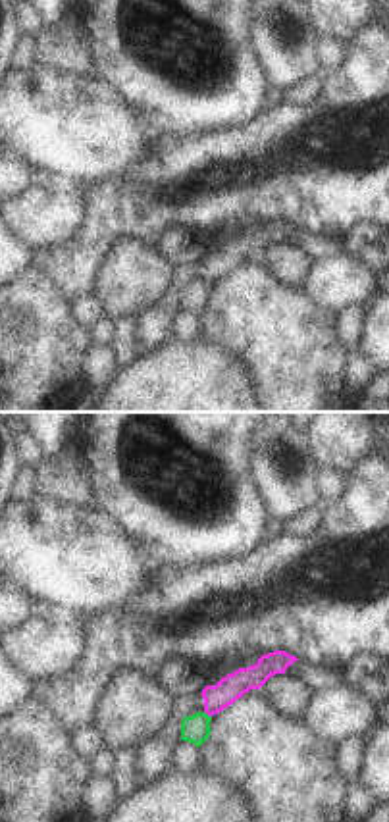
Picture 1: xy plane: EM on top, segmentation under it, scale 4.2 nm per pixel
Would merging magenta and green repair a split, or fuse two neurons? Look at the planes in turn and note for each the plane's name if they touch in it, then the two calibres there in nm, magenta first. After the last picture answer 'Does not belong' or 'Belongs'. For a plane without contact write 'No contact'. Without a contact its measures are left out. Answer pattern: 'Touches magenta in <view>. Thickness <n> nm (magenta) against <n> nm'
Touches magenta in xy. Thickness 110 nm (magenta) against 120 nm

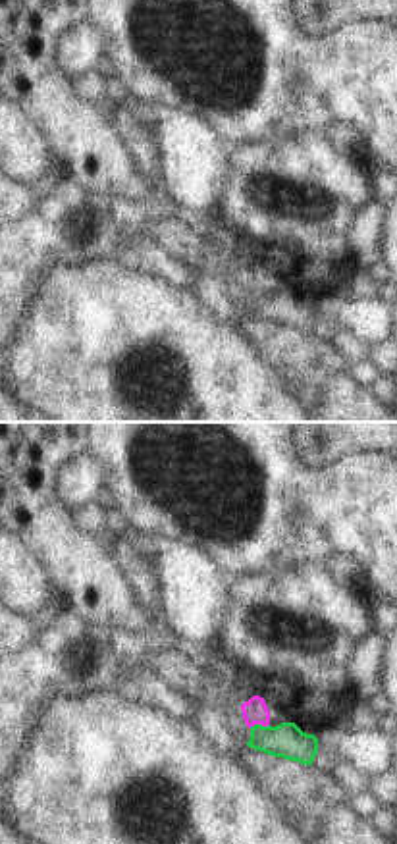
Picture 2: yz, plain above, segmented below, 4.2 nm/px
Touches magenta in yz. Thickness 110 nm (magenta) against 150 nm

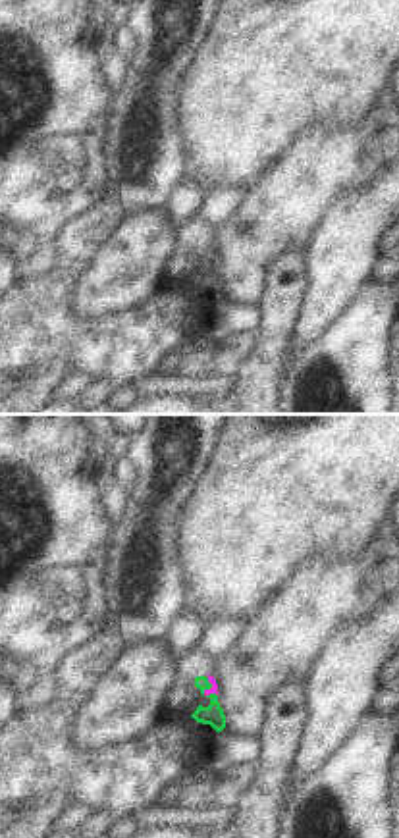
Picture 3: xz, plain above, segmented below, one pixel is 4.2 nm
Touches magenta in xz. Thickness 30 nm (magenta) against 60 nm

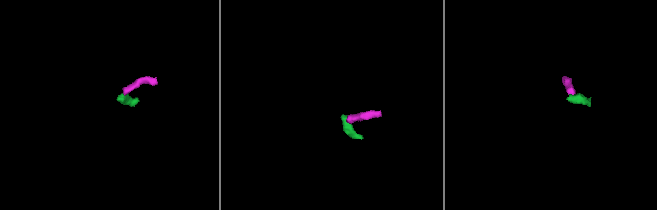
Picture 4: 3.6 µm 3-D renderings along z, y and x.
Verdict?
Does not belong

